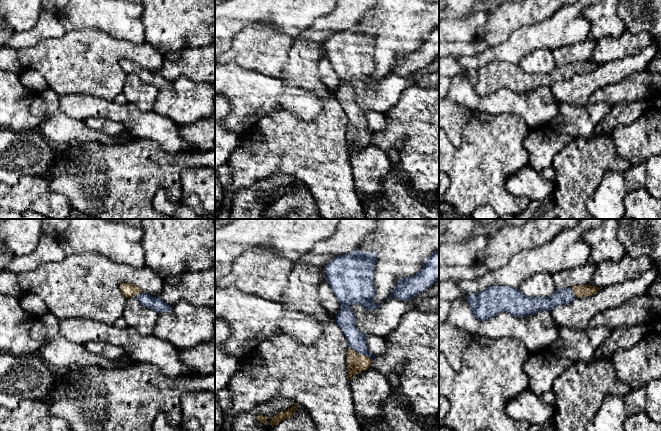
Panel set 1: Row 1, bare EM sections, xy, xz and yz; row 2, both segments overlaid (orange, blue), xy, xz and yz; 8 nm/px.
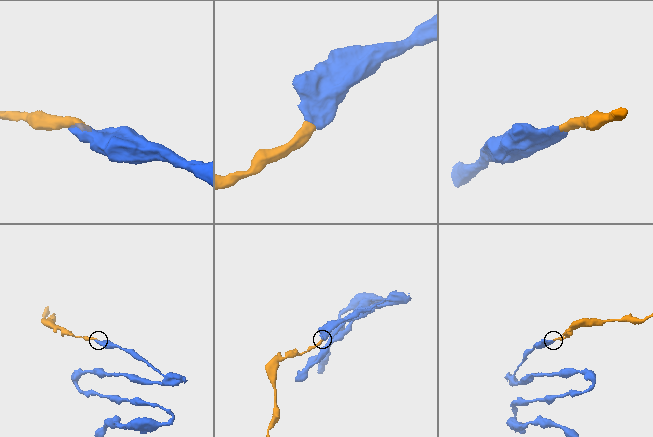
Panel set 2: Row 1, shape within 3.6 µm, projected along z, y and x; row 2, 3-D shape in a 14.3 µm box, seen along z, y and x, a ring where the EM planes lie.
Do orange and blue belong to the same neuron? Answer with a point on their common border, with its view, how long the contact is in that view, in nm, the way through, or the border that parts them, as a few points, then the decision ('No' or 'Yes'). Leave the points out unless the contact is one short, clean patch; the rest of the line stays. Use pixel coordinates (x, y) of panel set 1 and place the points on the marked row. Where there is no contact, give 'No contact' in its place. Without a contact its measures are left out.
Touches orange at xz (360, 354). Shared border 200 nm. Path across: xz (356, 363), (360, 354), (357, 341). Yes

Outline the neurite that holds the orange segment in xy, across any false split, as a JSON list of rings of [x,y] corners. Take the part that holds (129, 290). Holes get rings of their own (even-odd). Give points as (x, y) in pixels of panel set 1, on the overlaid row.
[[[122,283],[120,290],[126,298],[136,297],[142,306],[153,309],[158,314],[163,312],[172,312],[172,306],[167,305],[160,297],[153,297],[150,294],[143,293],[140,287]]]

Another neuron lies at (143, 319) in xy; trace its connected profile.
[[[136,297],[127,298],[122,317],[127,326],[135,328],[142,335],[151,335],[158,319],[158,313],[142,306]]]

